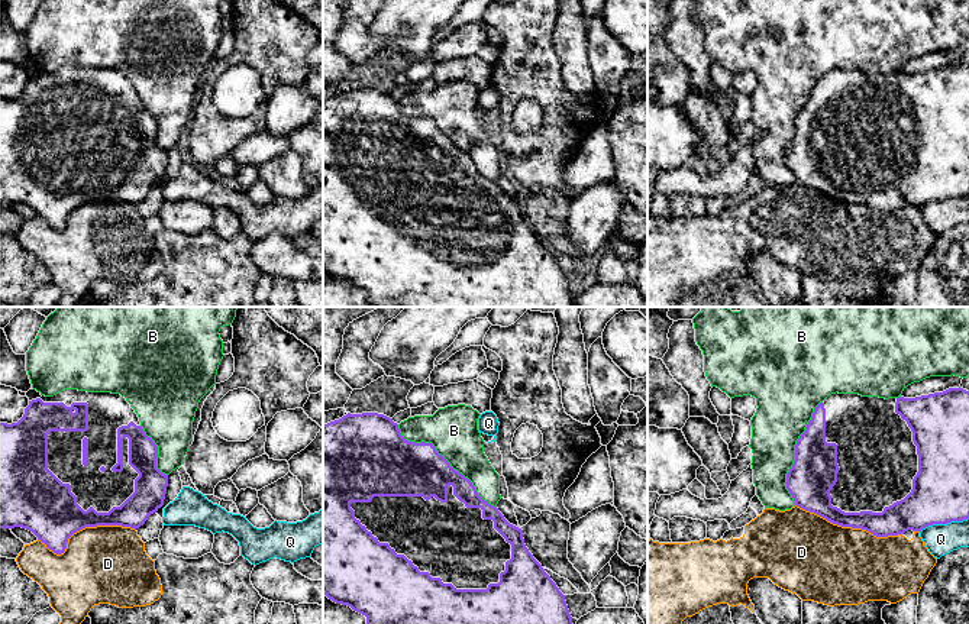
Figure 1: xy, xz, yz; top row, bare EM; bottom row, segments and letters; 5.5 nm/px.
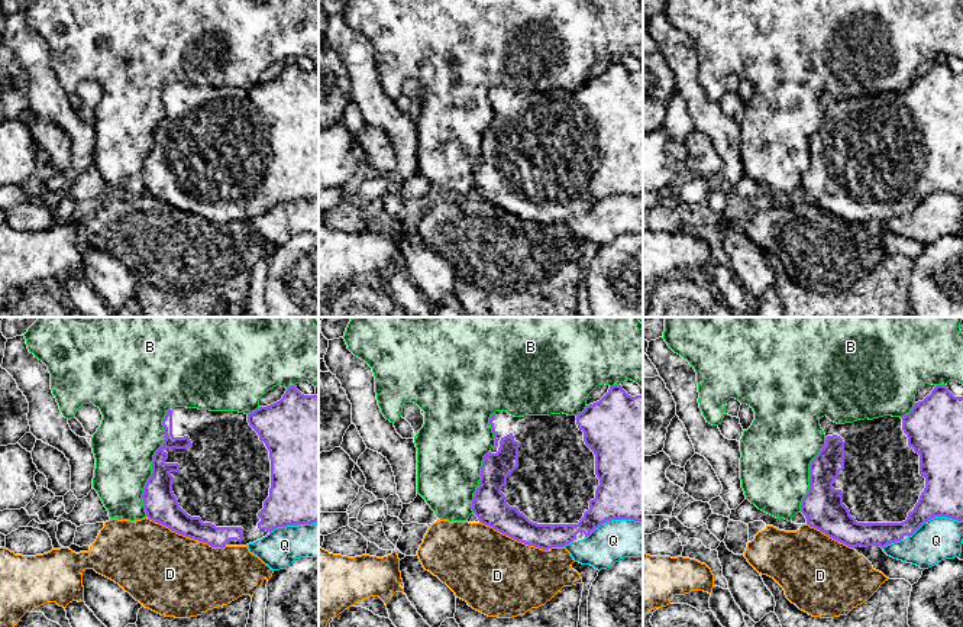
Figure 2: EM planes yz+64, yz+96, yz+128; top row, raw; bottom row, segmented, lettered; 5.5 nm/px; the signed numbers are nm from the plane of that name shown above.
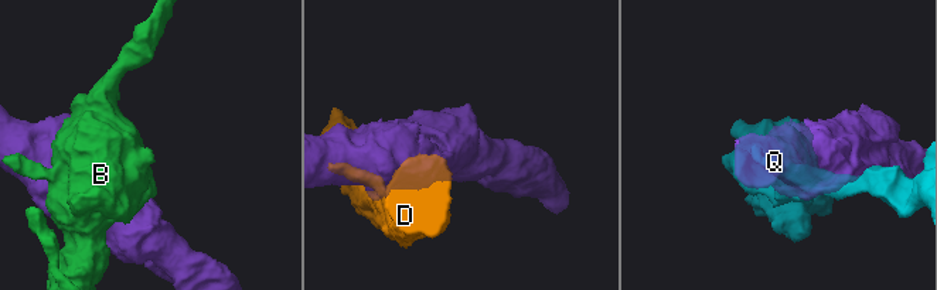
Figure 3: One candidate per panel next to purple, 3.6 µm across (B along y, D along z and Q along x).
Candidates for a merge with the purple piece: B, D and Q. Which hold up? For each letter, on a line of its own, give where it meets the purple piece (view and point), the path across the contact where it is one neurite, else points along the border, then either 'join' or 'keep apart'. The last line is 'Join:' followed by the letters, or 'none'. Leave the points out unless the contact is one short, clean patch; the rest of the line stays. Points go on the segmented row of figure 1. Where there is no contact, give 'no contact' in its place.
B: xz (445, 459) | keep apart
D: xy (83, 527) | keep apart
Q: yz (943, 523) | keep apart
Join: none

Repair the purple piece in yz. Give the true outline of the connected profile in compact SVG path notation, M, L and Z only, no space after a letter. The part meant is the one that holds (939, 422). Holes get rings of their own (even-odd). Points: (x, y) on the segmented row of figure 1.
M949 388L915 398L879 398L862 397L859 394L831 394L820 402L808 421L805 431L795 444L795 460L786 473L786 489L792 495L795 505L814 513L827 521L852 528L862 528L876 537L904 534L908 530L921 531L933 524L947 524L969 518L969 391L963 388Z

